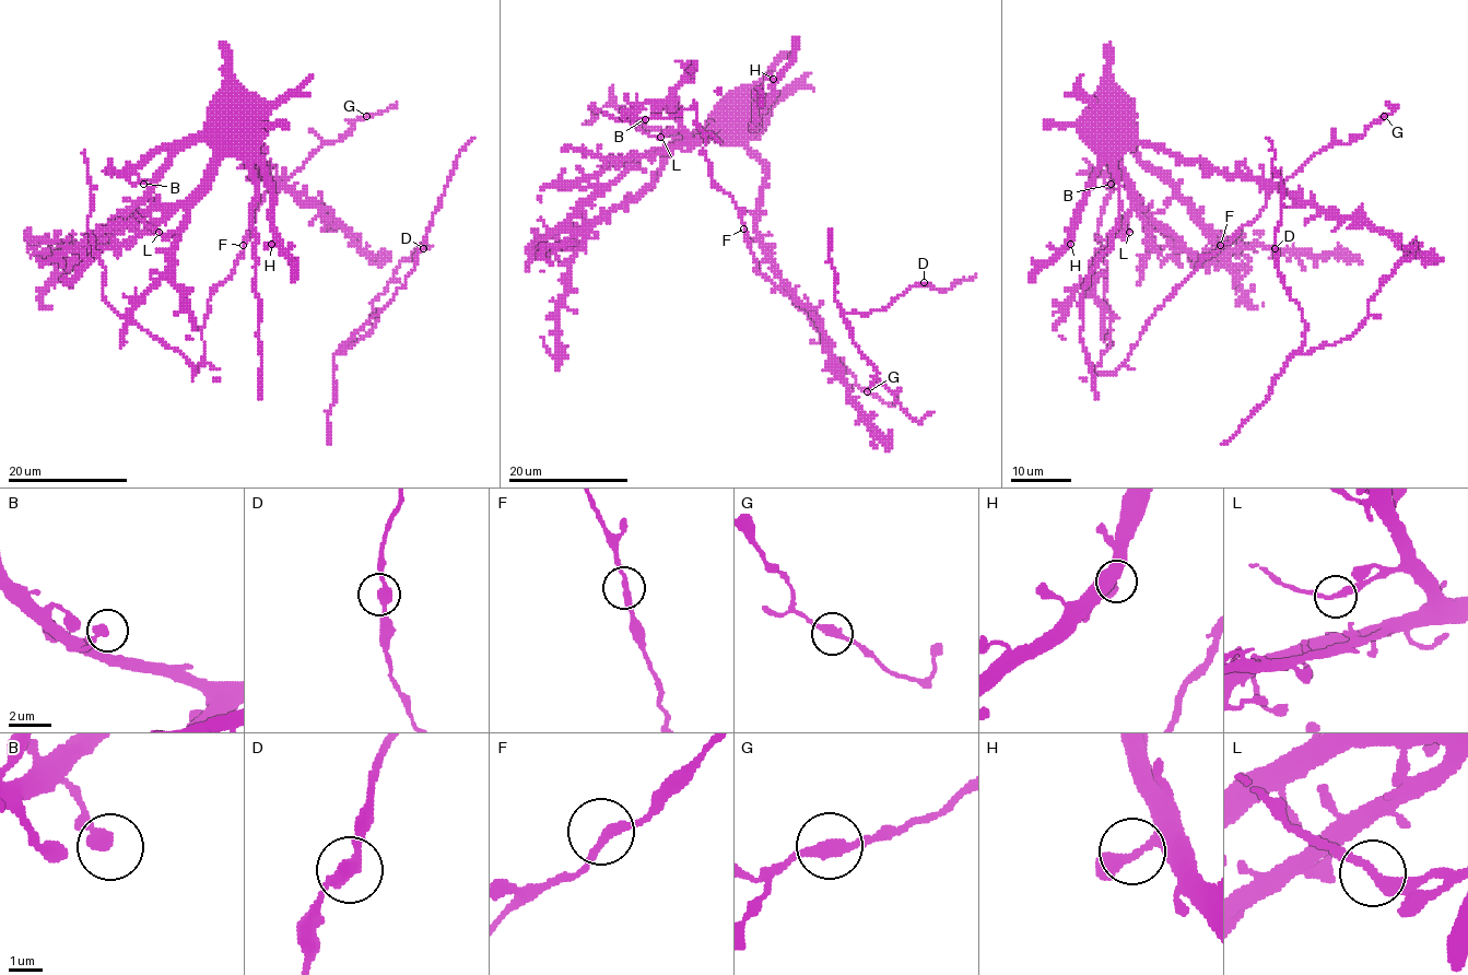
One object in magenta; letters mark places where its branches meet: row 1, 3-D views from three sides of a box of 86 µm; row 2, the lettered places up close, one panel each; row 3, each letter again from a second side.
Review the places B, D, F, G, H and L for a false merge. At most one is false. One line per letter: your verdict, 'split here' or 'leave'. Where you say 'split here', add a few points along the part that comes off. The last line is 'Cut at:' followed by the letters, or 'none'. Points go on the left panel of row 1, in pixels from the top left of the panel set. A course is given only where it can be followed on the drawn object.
B: leave
D: leave
F: leave
G: leave
H: leave
L: split here; foreign part runs (159, 232), (134, 213)
Cut at: L

